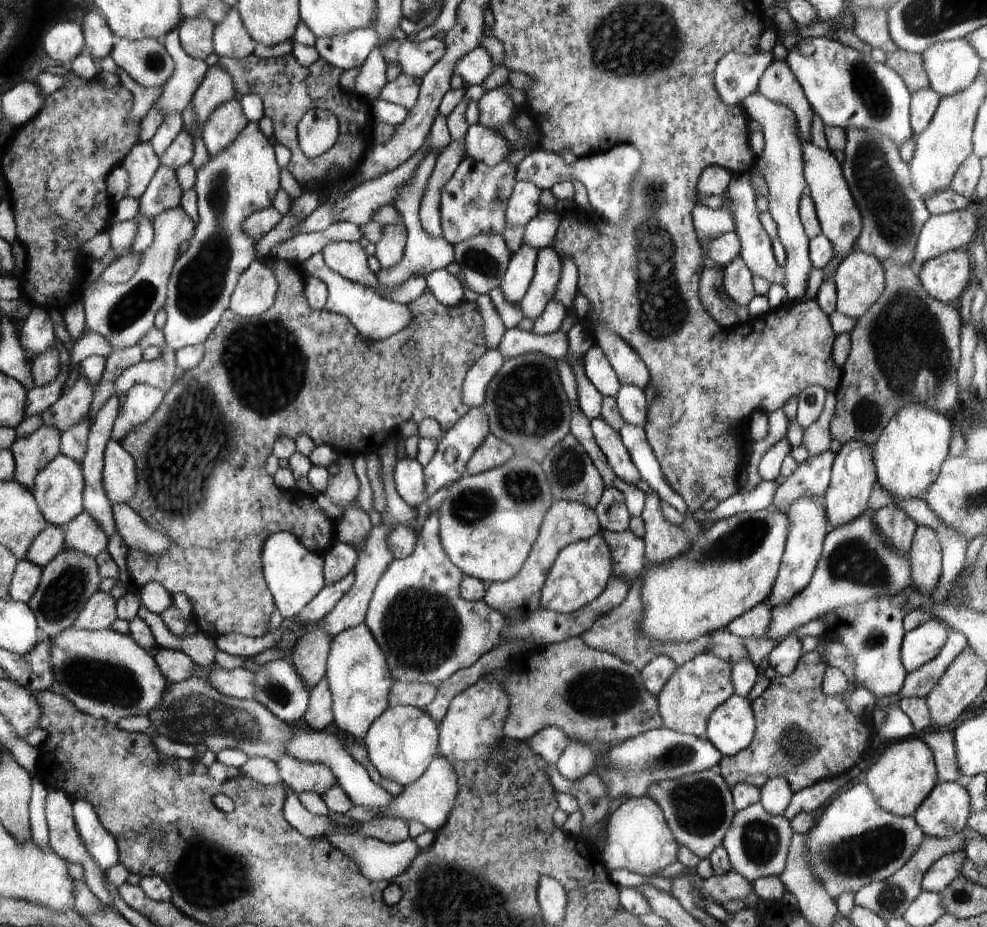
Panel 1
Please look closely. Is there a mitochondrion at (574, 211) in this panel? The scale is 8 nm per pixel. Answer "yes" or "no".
no

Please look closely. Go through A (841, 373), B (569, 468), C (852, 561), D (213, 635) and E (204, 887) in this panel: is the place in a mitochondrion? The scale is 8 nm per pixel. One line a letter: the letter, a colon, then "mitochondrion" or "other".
A: other
B: mitochondrion
C: mitochondrion
D: other
E: mitochondrion

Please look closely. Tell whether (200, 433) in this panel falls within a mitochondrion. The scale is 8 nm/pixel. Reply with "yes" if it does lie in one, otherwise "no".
yes

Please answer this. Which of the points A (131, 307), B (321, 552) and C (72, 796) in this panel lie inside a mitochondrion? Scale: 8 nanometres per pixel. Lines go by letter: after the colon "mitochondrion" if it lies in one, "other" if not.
A: mitochondrion
B: other
C: other

